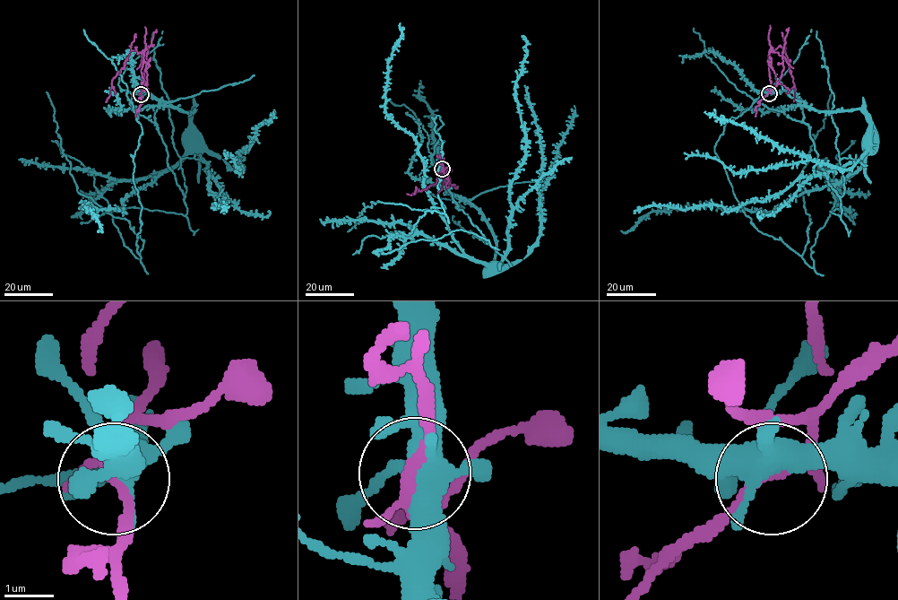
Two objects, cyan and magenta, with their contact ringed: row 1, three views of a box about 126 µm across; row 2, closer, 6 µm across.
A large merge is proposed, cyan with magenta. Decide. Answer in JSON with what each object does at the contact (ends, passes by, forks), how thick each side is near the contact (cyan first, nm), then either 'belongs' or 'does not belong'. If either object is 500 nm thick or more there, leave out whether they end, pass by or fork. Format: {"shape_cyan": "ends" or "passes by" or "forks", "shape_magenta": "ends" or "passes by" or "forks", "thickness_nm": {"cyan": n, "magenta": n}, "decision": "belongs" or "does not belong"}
{"shape_cyan": "forks", "shape_magenta": "forks", "thickness_nm": {"cyan": 440, "magenta": 170}, "decision": "does not belong"}

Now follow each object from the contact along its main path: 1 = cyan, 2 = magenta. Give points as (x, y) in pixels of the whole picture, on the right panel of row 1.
1: (768, 93), (789, 91), (816, 110), (860, 109), (868, 123), (867, 134), (870, 134)
2: (769, 93), (778, 82), (768, 64), (769, 53), (780, 46), (784, 49), (793, 78), (794, 101)

